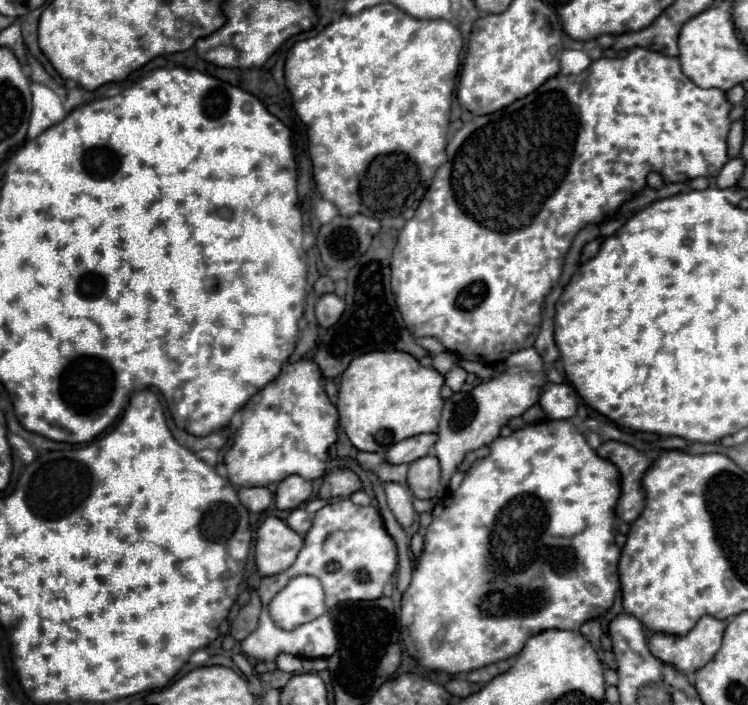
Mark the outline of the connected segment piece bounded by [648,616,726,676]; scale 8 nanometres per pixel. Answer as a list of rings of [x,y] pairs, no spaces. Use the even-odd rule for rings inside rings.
[[[704,616],[686,636],[652,634],[648,648],[664,664],[670,664],[678,672],[692,676],[720,650],[724,628],[726,622]]]

